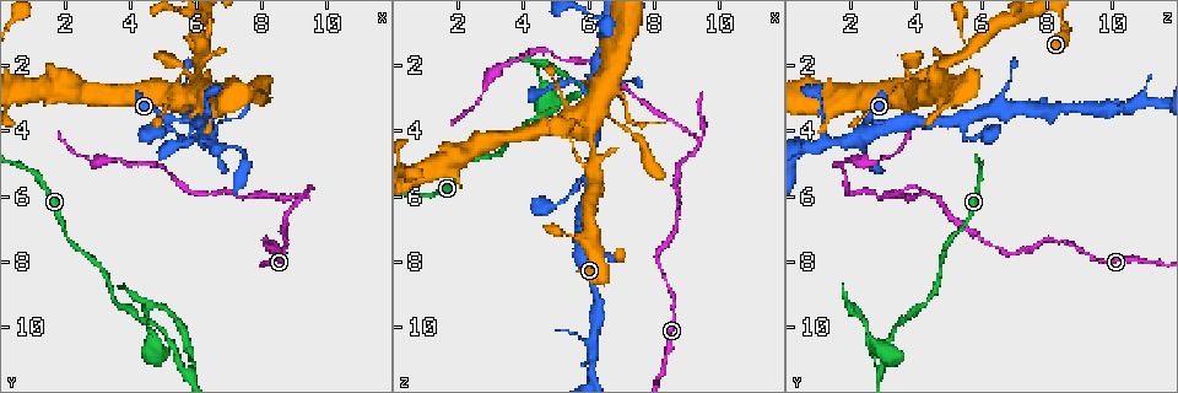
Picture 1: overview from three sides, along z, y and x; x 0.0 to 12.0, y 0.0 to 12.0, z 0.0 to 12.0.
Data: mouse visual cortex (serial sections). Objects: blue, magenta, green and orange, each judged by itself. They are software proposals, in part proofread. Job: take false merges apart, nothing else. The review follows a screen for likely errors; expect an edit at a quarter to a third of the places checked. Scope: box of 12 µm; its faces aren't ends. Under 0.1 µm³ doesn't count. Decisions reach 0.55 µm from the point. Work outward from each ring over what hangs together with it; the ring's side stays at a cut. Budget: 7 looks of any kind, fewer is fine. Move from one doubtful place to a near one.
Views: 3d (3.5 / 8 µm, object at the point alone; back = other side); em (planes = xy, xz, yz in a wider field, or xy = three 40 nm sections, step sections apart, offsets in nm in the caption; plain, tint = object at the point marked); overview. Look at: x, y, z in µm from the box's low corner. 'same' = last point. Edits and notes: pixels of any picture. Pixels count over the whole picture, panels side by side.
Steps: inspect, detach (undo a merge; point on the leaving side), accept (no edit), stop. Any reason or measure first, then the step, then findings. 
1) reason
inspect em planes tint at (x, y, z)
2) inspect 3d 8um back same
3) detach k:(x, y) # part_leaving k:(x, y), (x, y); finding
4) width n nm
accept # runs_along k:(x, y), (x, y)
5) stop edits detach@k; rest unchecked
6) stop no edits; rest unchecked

abrupt turn
inspect 3d 3.5um at (6.1, 3.9, 3.1)

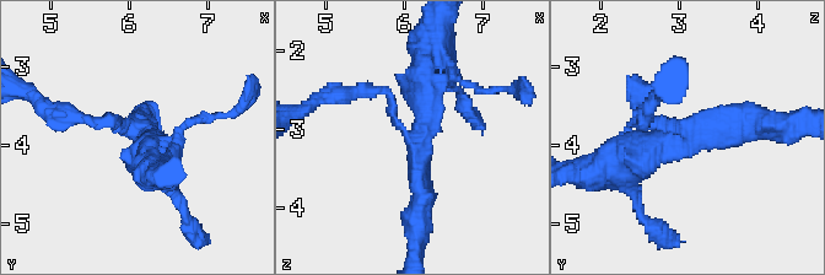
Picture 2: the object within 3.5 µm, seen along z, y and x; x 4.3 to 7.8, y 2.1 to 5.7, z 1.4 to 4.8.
shape alone is not enough
inspect em xy step 5 tint at (6.10, 3.85, 3.10)

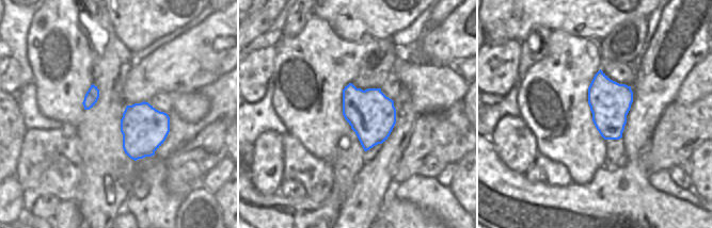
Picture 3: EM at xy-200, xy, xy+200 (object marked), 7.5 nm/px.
another direction
inspect em xy step 3 tint same

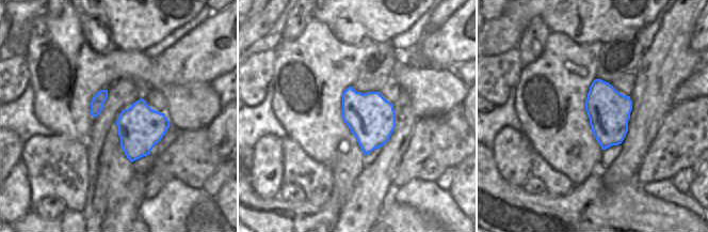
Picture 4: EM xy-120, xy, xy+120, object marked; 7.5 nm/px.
arm_widths 150, 300, 400 nm
accept # runs_along 2:(640, 119), (678, 130), (769, 123); one cell here

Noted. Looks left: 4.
abrupt turn
inspect 3d 8um back at (9.4, 5.9, 4.4)

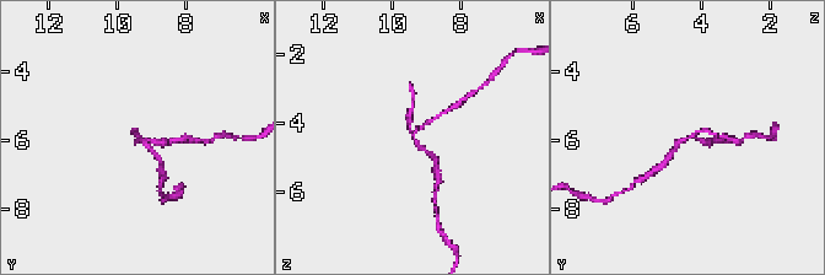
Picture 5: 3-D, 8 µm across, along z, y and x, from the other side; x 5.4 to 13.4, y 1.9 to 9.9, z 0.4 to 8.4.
need the tissue
inspect em xy step 5 tint at (9.4, 5.9, 4.5)

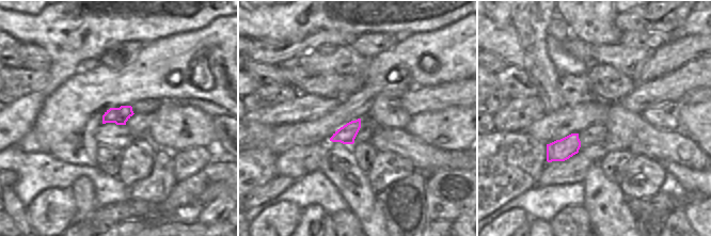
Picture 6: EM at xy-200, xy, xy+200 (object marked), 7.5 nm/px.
detach 5:(708, 141) # a second cell is stuck on

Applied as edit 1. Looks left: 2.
looks like a crossing
inspect 3d 3.5um back at (5.2, 10.5, 3.1)

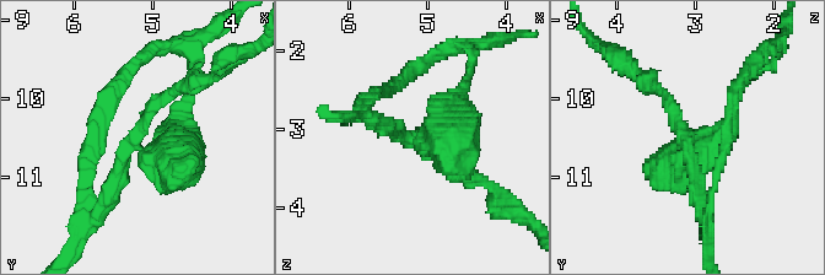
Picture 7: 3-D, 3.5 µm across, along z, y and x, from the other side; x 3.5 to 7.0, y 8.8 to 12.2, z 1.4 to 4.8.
inspect em planes tint at (5.20, 10.55, 3.15)

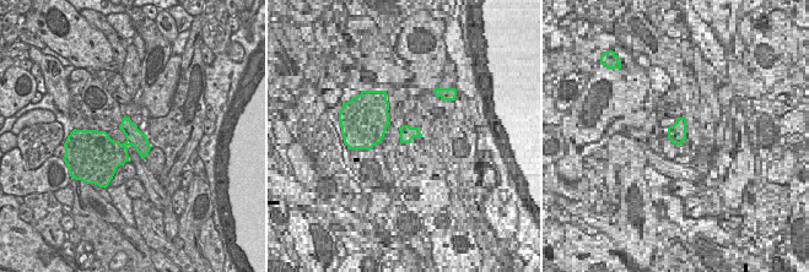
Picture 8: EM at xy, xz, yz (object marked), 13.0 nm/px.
width 240 nm
detach 7:(441, 122) # part_leaving 7:(415, 140), (449, 128), (464, 80); a second cell is stuck on

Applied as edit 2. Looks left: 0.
stop edits detach@5, detach@7; rest unchecked

